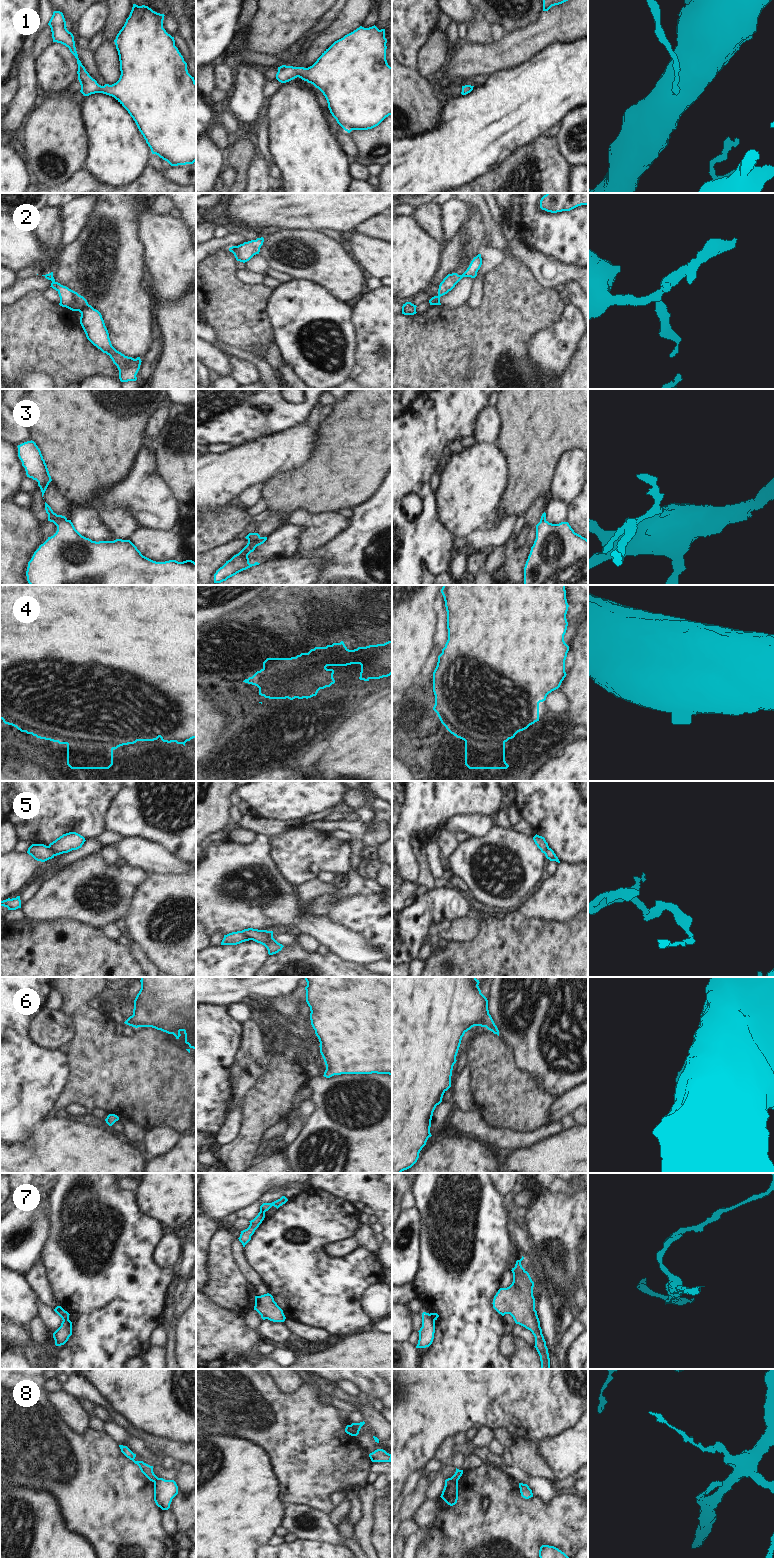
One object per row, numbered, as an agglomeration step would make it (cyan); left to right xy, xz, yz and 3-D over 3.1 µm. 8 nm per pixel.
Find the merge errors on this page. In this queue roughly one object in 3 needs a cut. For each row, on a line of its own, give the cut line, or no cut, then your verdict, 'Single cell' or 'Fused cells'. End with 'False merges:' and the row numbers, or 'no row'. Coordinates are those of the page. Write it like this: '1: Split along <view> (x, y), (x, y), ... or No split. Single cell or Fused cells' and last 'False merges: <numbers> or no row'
1: No split. Single cell
2: No split. Single cell
3: No split. Single cell
4: No split. Single cell
5: Split along xz (240, 931), (250, 939). Fused cells
6: No split. Single cell
7: Split along xy (68, 1318), (63, 1321). Fused cells
8: Split along xz (349, 1425), (354, 1430), (355, 1435). Fused cells
False merges: 5, 7, 8

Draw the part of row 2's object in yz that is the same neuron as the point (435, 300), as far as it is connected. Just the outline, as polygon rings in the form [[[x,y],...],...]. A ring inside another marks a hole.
[[[478,254],[473,258],[469,267],[462,275],[458,275],[457,273],[448,274],[439,285],[438,295],[429,300],[430,305],[441,305],[440,297],[451,291],[463,277],[475,278],[481,265],[481,254]]]

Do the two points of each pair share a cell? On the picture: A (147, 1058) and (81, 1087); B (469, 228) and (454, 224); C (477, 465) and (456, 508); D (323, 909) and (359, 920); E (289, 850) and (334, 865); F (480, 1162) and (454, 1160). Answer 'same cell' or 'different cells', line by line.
A: same cell
B: different cells
C: same cell
D: same cell
E: same cell
F: same cell

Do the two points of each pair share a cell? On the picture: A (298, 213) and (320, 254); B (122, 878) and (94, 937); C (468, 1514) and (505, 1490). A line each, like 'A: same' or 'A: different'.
A: different
B: different
C: same

